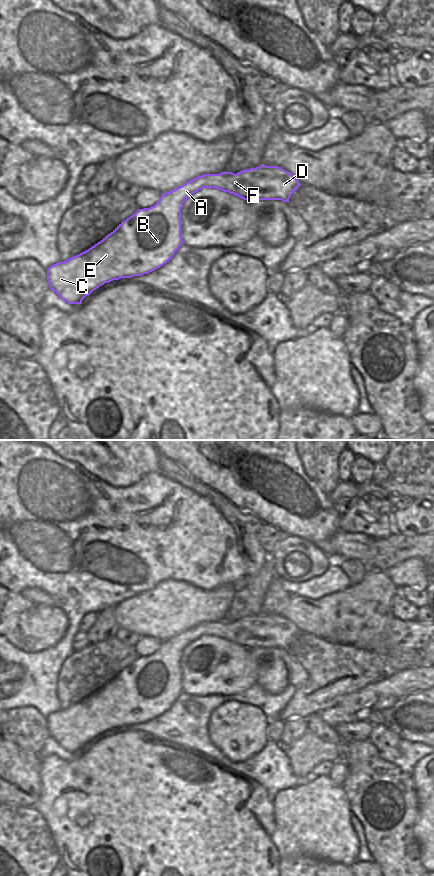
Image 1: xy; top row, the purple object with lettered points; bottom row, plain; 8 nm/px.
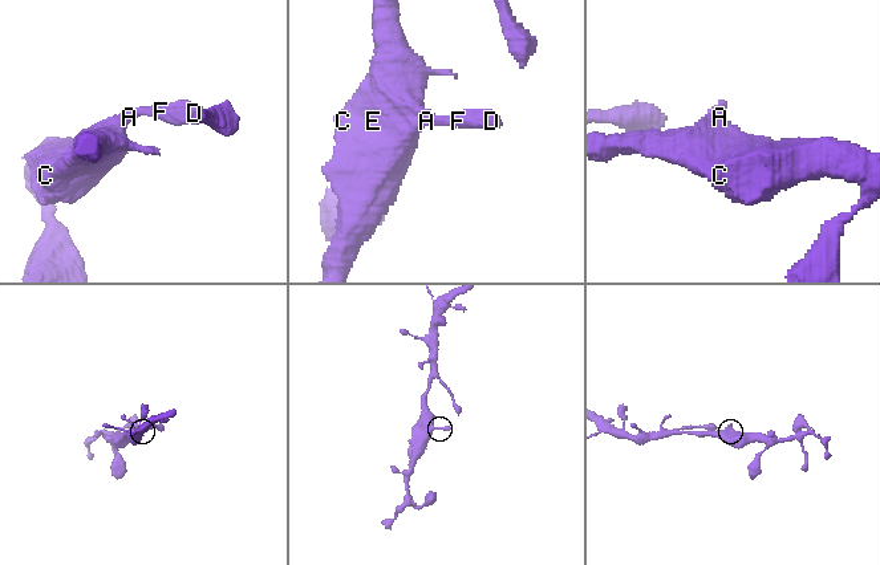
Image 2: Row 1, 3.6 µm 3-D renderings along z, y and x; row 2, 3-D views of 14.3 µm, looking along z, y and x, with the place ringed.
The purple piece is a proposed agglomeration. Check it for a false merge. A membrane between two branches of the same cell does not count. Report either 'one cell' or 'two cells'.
one cell

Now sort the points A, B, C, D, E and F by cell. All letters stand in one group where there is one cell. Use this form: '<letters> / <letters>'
A B C D E F

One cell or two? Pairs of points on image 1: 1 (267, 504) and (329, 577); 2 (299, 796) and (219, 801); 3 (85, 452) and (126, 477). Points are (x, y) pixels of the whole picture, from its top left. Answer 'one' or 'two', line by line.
1: two
2: two
3: one

